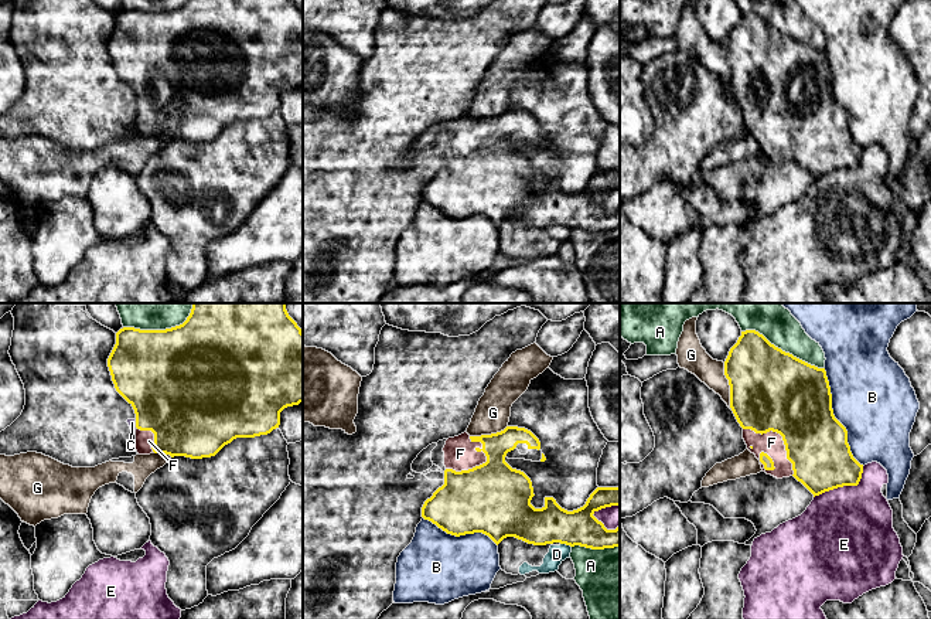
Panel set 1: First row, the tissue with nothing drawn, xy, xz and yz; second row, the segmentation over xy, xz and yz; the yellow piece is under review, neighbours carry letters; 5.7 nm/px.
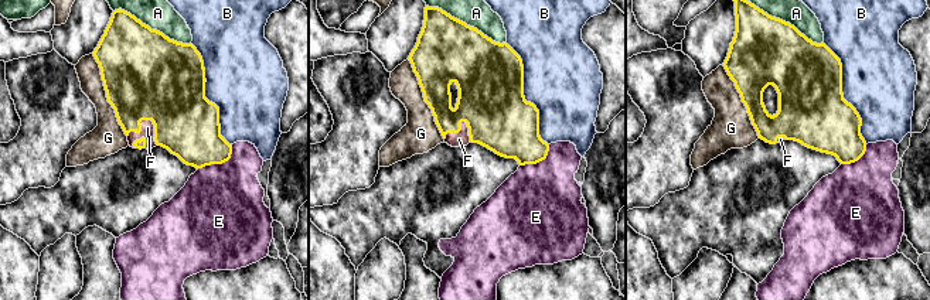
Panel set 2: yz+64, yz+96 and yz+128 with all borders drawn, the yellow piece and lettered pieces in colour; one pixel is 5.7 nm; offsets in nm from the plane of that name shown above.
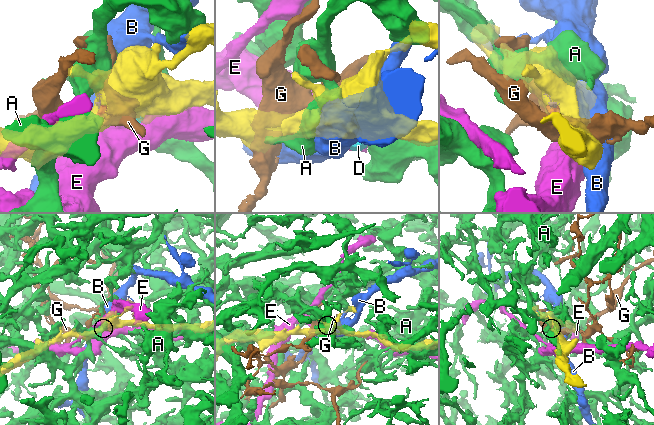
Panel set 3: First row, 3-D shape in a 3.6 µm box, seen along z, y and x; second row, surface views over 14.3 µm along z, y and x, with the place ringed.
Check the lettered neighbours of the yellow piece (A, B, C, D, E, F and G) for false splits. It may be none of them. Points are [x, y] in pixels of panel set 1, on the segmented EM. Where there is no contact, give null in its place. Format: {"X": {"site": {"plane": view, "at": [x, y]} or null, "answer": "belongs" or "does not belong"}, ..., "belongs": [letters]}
{"A": {"site": {"plane": "yz", "at": [781, 350]}, "answer": "does not belong"}, "B": {"site": {"plane": "yz", "at": [835, 418]}, "answer": "does not belong"}, "C": {"site": {"plane": "xy", "at": [136, 422]}, "answer": "does not belong"}, "D": {"site": {"plane": "xz", "at": [566, 544]}, "answer": "does not belong"}, "E": {"site": {"plane": "yz", "at": [843, 485]}, "answer": "does not belong"}, "F": {"site": {"plane": "xz", "at": [476, 466]}, "answer": "belongs"}, "G": {"site": {"plane": "yz", "at": [729, 384]}, "answer": "does not belong"}, "belongs": ["F"]}

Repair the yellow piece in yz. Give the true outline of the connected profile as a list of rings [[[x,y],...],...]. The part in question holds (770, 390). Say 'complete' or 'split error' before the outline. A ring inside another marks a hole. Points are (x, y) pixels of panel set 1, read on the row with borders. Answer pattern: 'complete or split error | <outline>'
split error | [[[746,330],[729,351],[724,375],[730,385],[730,408],[763,472],[777,479],[794,476],[814,497],[859,484],[863,465],[853,458],[848,431],[833,415],[825,368],[782,351],[756,330]]]

